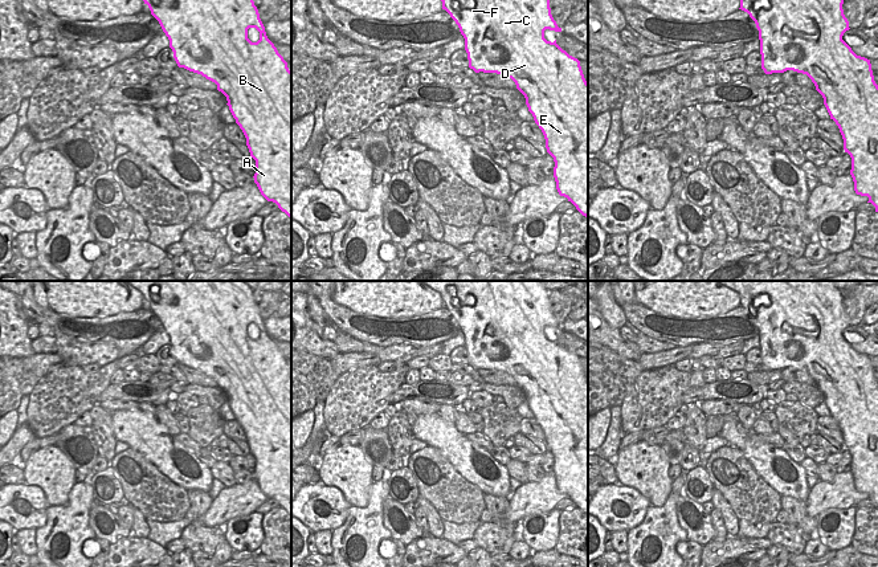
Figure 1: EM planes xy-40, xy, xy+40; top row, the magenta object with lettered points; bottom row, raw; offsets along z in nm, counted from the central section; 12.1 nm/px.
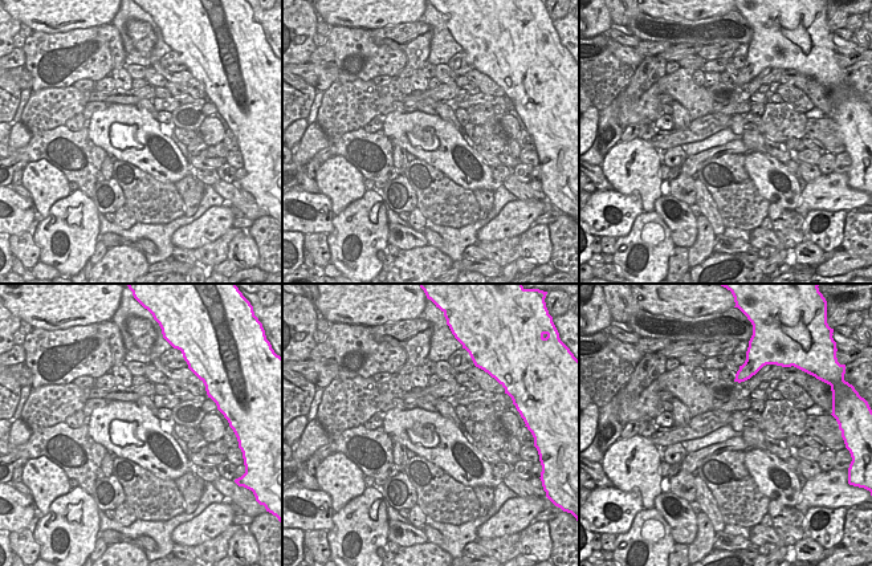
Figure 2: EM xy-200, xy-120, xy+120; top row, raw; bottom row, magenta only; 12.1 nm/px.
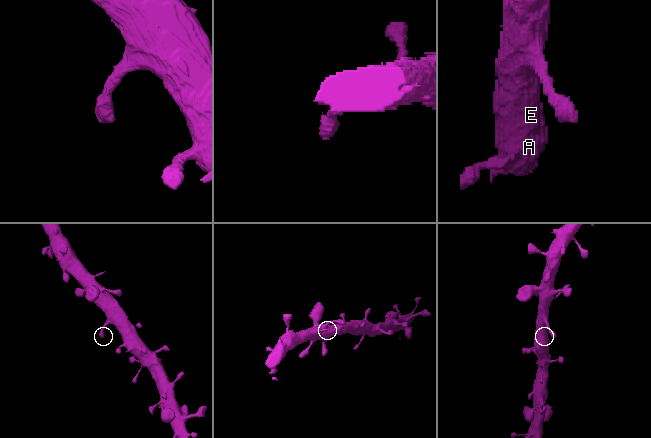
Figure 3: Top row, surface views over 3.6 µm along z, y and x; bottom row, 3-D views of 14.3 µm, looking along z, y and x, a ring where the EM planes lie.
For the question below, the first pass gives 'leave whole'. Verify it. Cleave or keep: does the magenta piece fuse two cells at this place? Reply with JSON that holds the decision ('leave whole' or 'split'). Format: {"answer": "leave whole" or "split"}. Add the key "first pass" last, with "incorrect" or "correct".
{"answer": "leave whole", "first pass": "correct"}

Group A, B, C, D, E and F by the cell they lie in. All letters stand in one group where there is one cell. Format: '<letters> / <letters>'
A B C D E F

